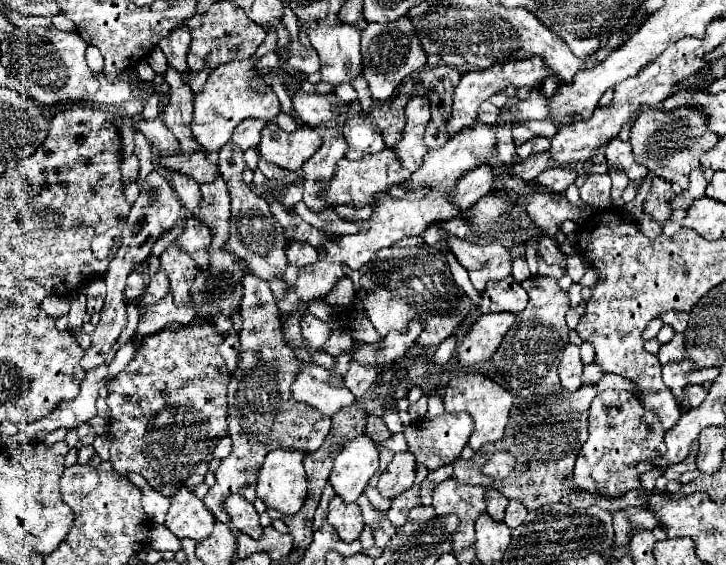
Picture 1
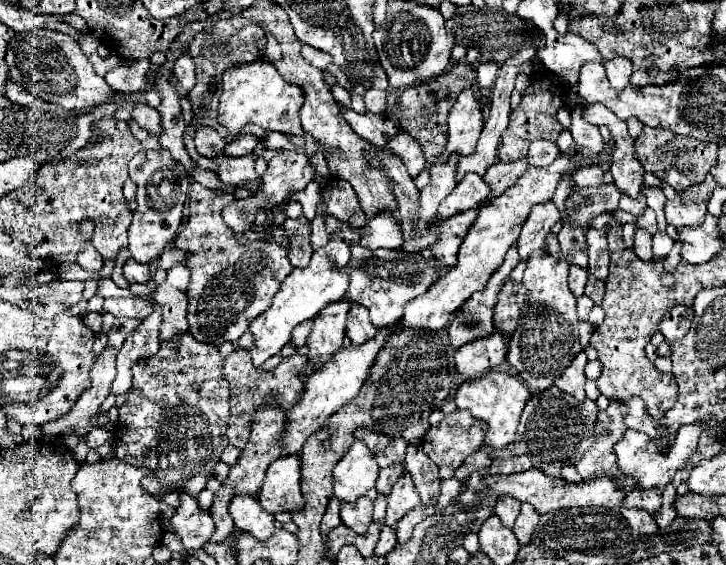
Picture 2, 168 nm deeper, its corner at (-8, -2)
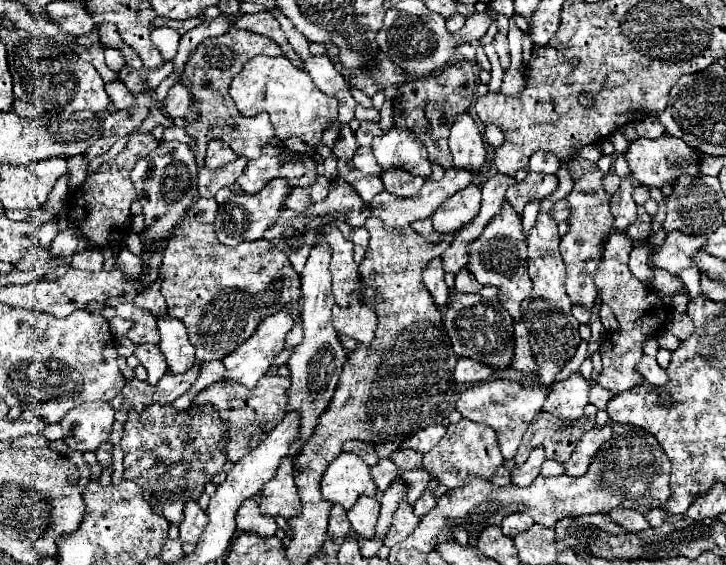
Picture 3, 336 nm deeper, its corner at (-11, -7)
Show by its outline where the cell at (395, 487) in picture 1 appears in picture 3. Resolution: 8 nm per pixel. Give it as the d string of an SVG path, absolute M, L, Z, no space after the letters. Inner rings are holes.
M401 500L395 514L393 514L391 528L389 528L387 536L385 536L385 546L391 548L397 542L405 540L415 530L417 524L419 524L419 518L413 514L413 506L407 500Z

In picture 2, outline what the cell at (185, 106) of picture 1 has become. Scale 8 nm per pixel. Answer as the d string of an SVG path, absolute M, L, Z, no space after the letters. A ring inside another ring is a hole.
M200 127L194 135L194 143L196 143L196 151L208 159L222 155L222 149L226 145L226 141L212 127Z

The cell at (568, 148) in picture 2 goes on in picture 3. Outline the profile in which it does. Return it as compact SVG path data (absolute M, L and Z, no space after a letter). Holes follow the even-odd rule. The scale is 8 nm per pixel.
M577 146L579 150L575 150L575 154L567 160L561 160L561 168L557 172L559 176L559 188L555 190L555 196L549 196L547 200L543 200L541 204L541 212L537 216L537 224L531 228L529 238L527 238L527 270L529 270L529 278L533 280L533 292L527 300L523 300L521 304L521 314L523 320L527 322L527 330L529 330L529 344L531 344L531 352L535 356L537 362L537 372L535 372L535 380L539 386L551 386L557 378L557 374L561 372L561 368L575 356L577 346L581 342L577 326L579 322L573 318L571 314L571 300L567 300L567 292L565 292L565 280L567 280L567 272L565 272L565 264L563 258L557 250L551 248L559 248L559 234L557 234L557 222L549 216L549 210L553 208L553 204L561 198L565 198L571 188L573 188L573 178L569 174L569 164L575 158L593 158L593 162L597 162L601 158L601 152L597 146Z

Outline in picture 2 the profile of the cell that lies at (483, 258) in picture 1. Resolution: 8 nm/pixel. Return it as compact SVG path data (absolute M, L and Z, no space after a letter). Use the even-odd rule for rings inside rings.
M552 201L544 203L544 205L536 205L532 207L522 233L518 237L518 251L522 261L528 257L528 253L540 249L540 245L544 245L544 237L546 233L550 233L552 225L560 221L560 211L556 209L556 205Z

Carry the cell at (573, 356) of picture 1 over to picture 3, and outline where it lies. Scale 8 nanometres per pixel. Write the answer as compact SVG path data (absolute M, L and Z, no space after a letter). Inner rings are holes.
M573 372L567 380L557 382L549 388L543 408L563 420L577 420L583 416L583 410L589 404L587 392L589 382L581 376L581 372Z

